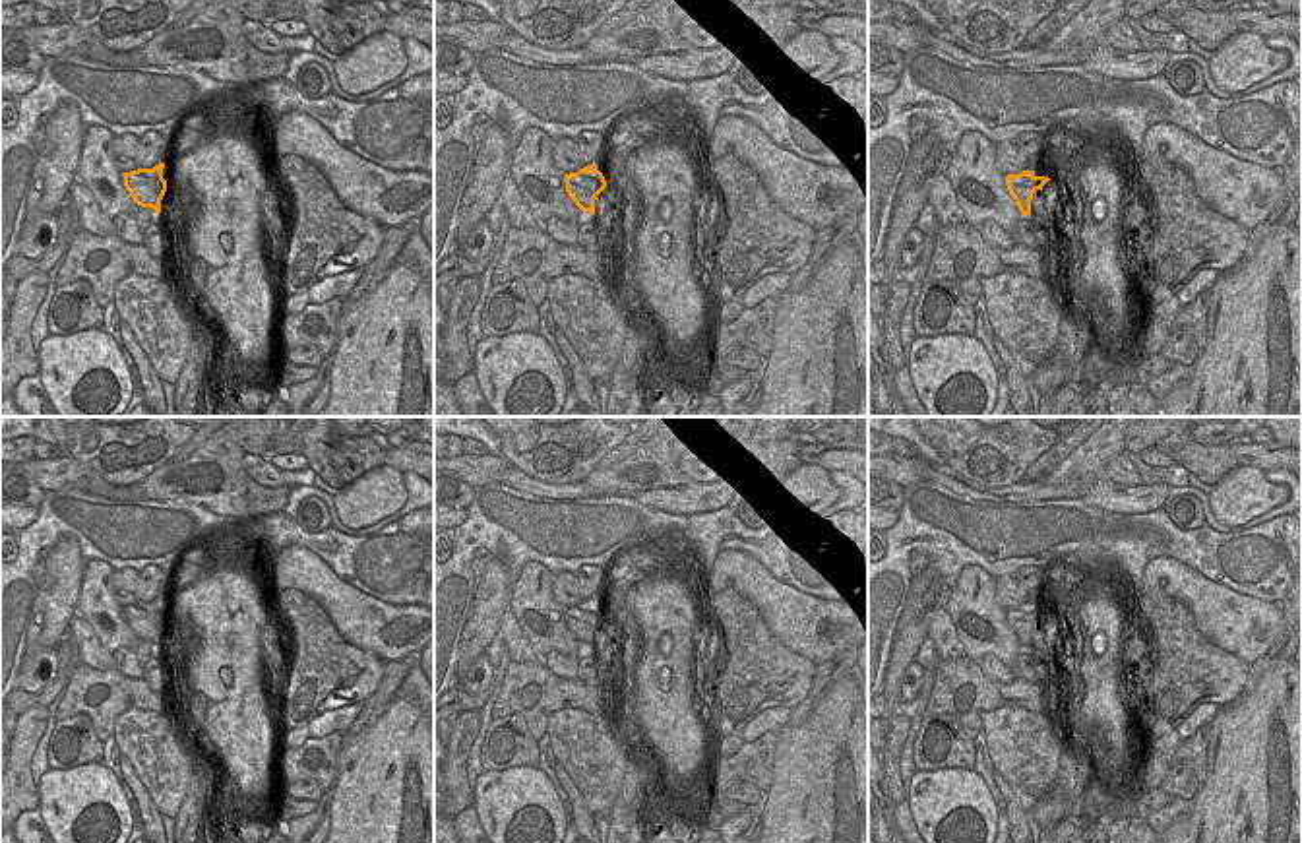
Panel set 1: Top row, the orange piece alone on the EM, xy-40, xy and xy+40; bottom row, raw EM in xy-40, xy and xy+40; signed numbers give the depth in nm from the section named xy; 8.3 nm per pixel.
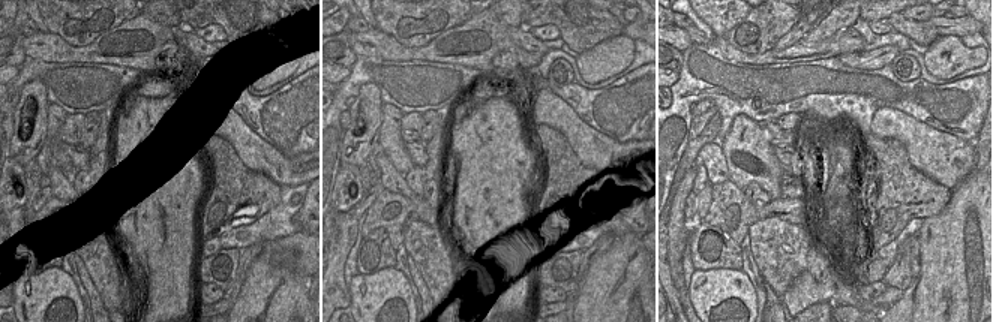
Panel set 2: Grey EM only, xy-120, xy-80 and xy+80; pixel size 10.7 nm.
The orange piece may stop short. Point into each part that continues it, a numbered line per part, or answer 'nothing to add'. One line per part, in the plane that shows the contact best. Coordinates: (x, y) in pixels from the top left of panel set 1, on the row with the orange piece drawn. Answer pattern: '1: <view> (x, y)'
1: xy+40 (1043, 206)

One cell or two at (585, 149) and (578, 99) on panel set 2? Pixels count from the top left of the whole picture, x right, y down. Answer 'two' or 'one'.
two

